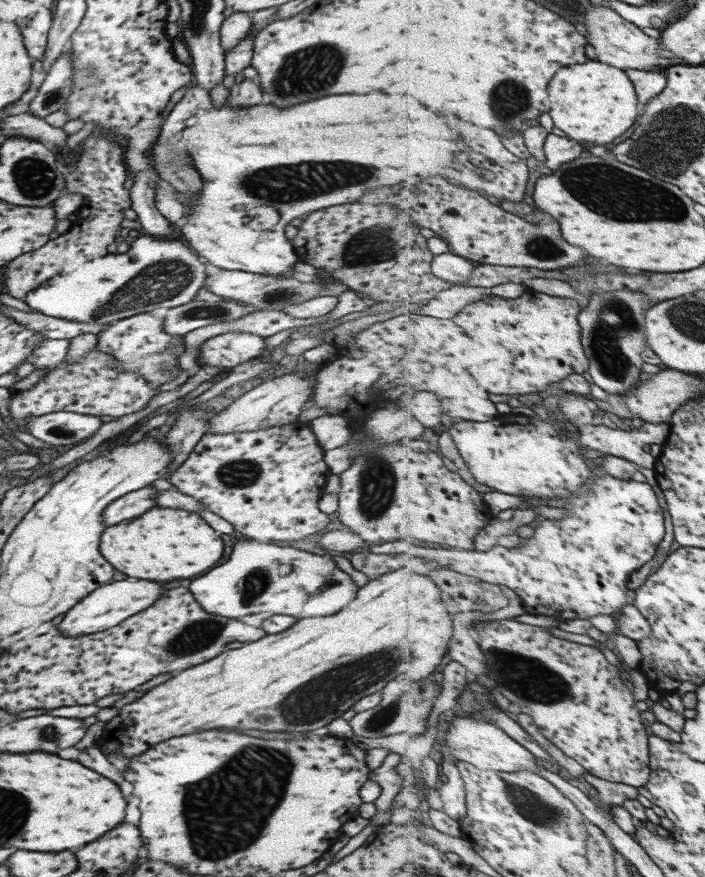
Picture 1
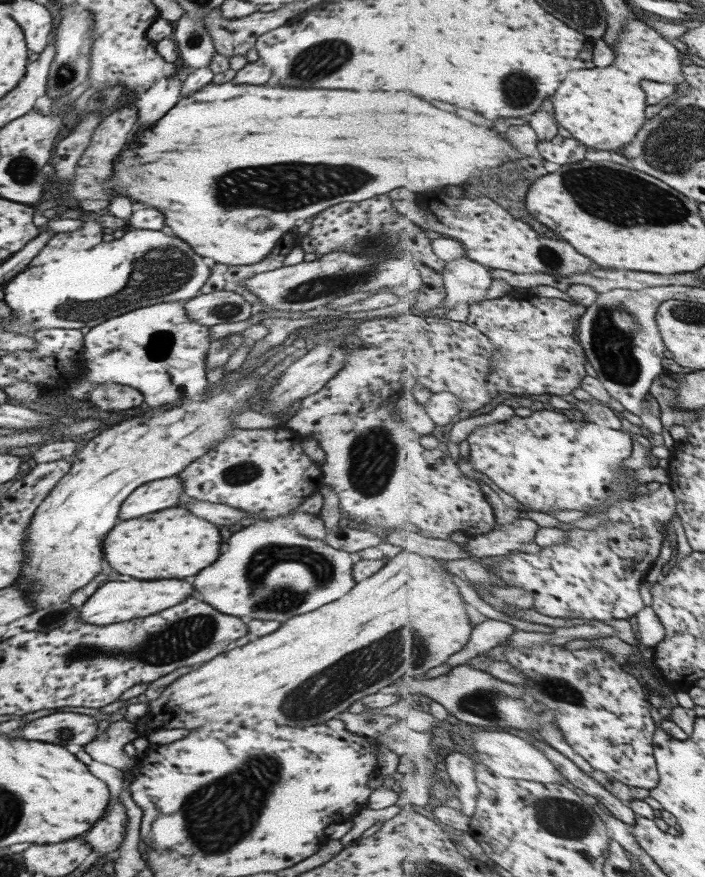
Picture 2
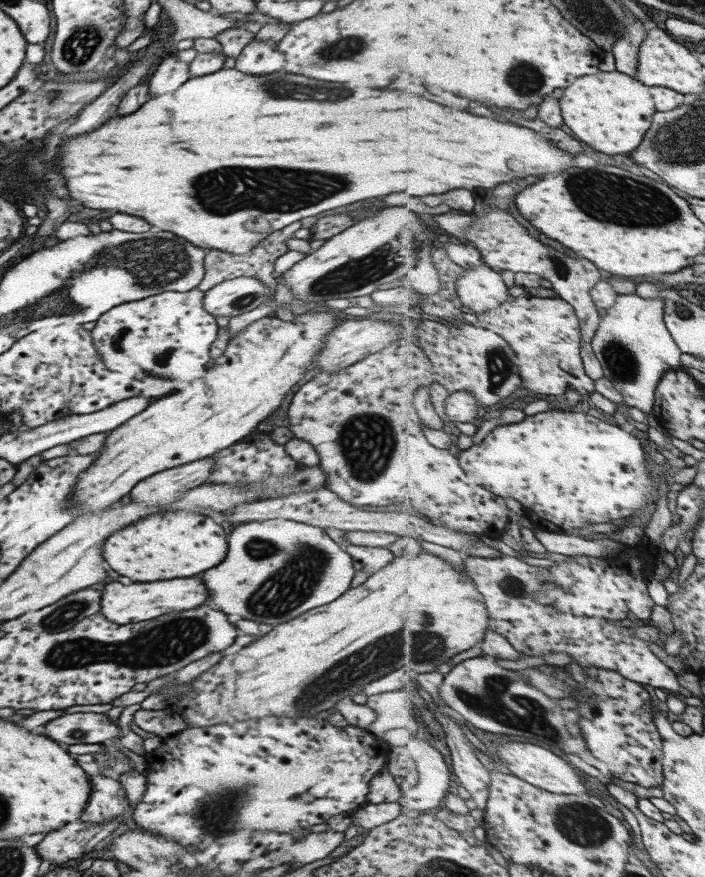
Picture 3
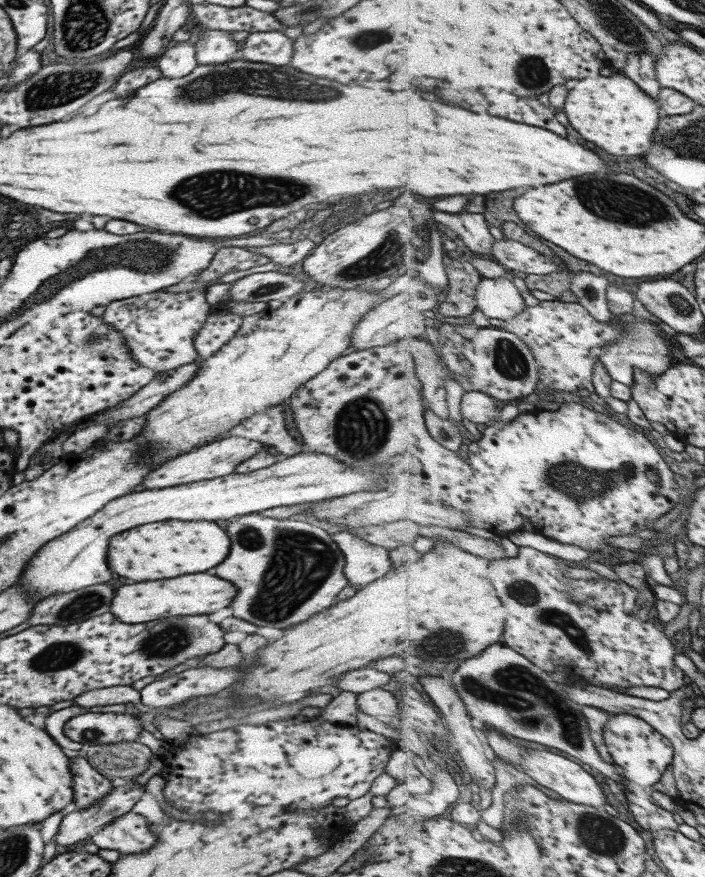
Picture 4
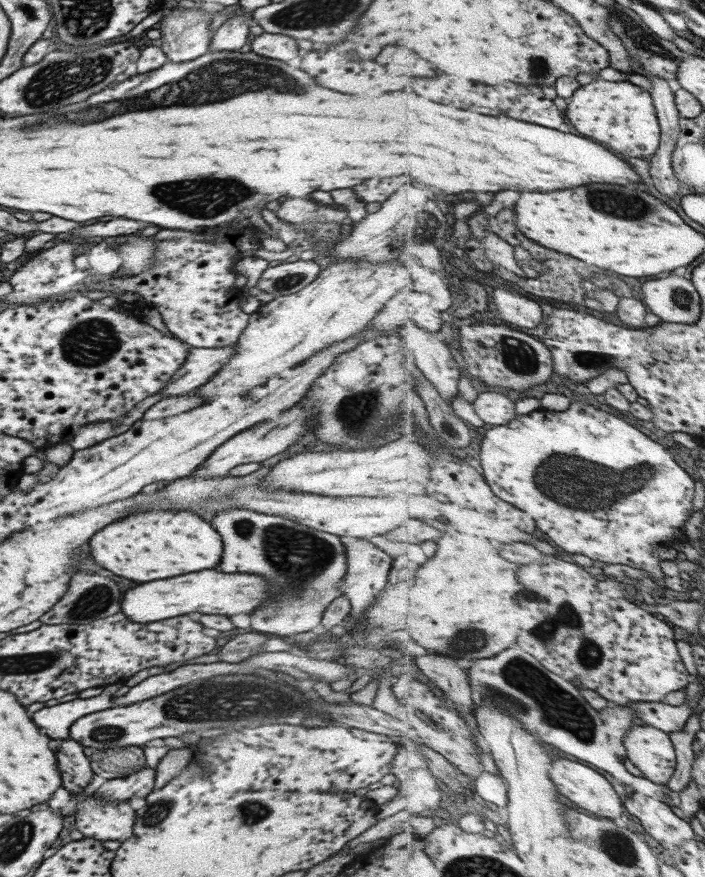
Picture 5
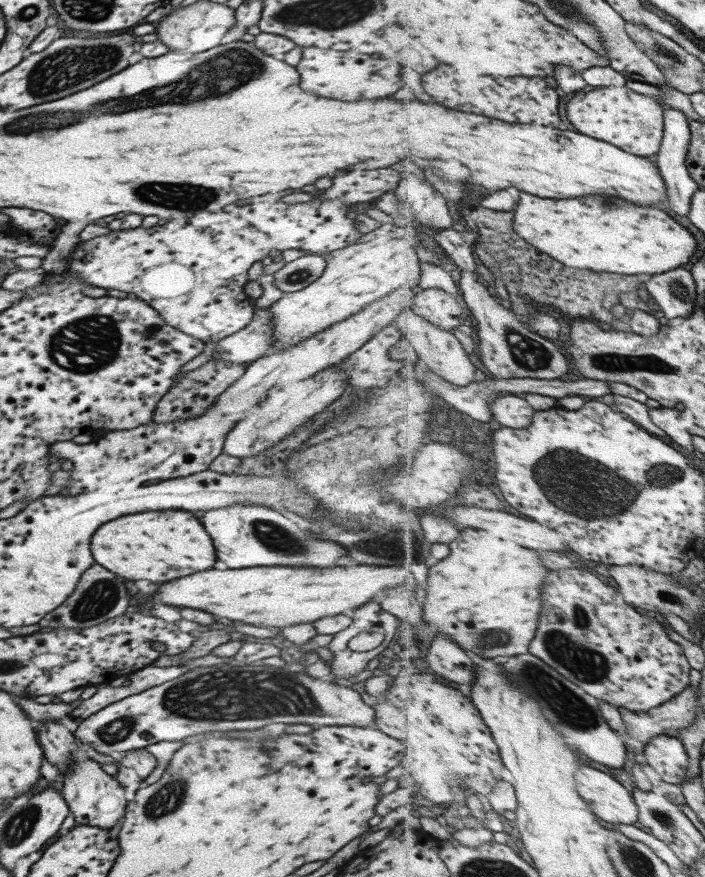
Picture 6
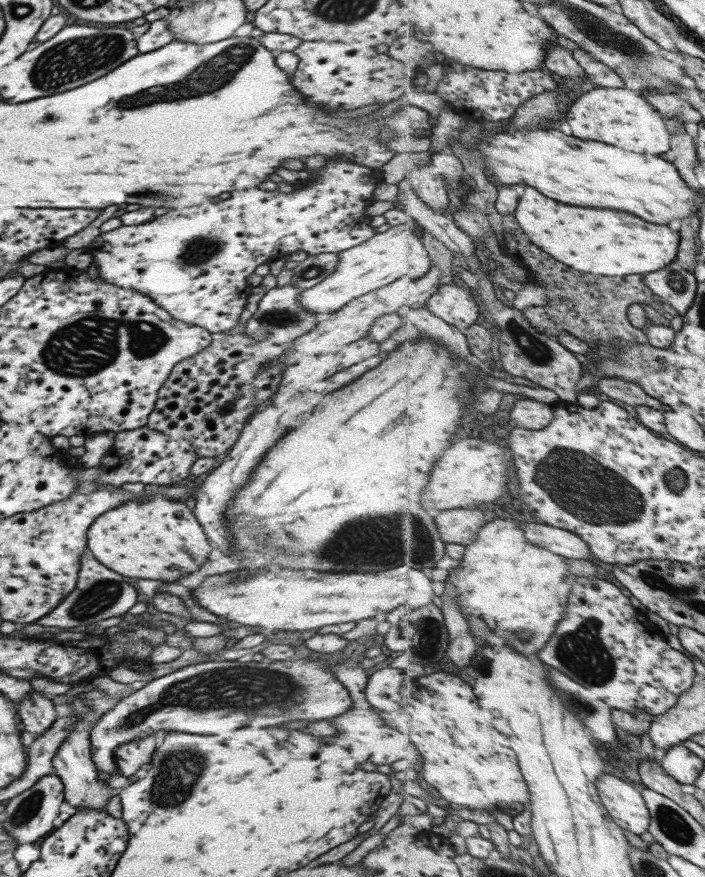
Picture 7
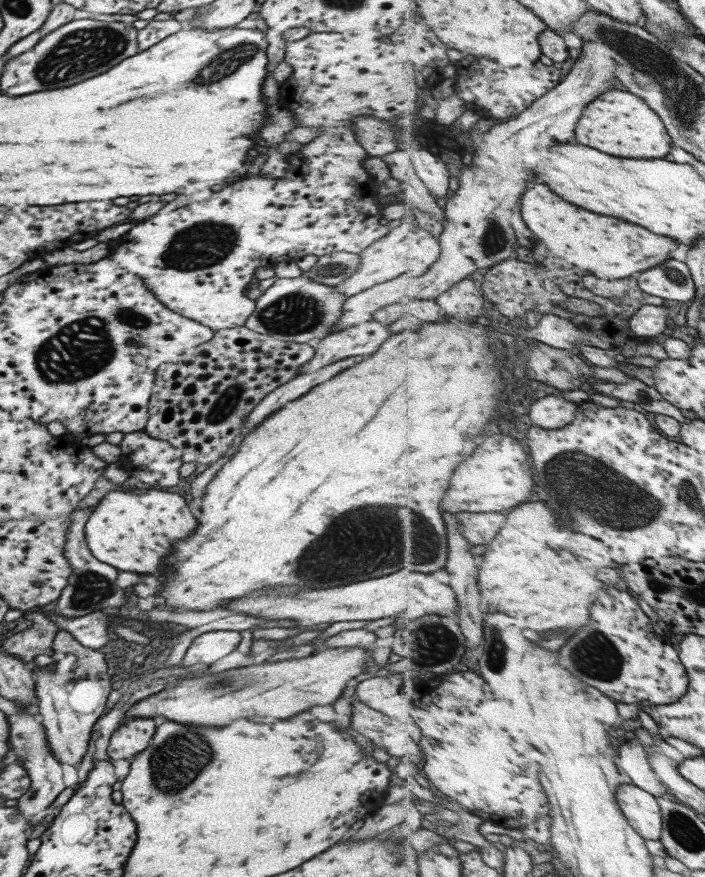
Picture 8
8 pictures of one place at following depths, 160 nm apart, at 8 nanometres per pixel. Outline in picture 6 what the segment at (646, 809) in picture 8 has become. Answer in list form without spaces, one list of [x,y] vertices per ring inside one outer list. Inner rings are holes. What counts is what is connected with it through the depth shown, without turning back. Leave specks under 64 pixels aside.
[[[583,766],[576,772],[575,788],[599,819],[616,825],[633,825],[639,821],[633,794],[613,776]]]

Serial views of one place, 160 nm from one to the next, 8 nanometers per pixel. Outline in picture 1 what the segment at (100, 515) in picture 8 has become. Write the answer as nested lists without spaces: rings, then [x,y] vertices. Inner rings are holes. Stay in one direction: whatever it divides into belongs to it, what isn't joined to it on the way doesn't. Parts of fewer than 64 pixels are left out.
[[[151,508],[139,518],[102,530],[99,552],[119,572],[139,580],[179,580],[205,572],[221,558],[223,542],[197,514],[175,508]]]

